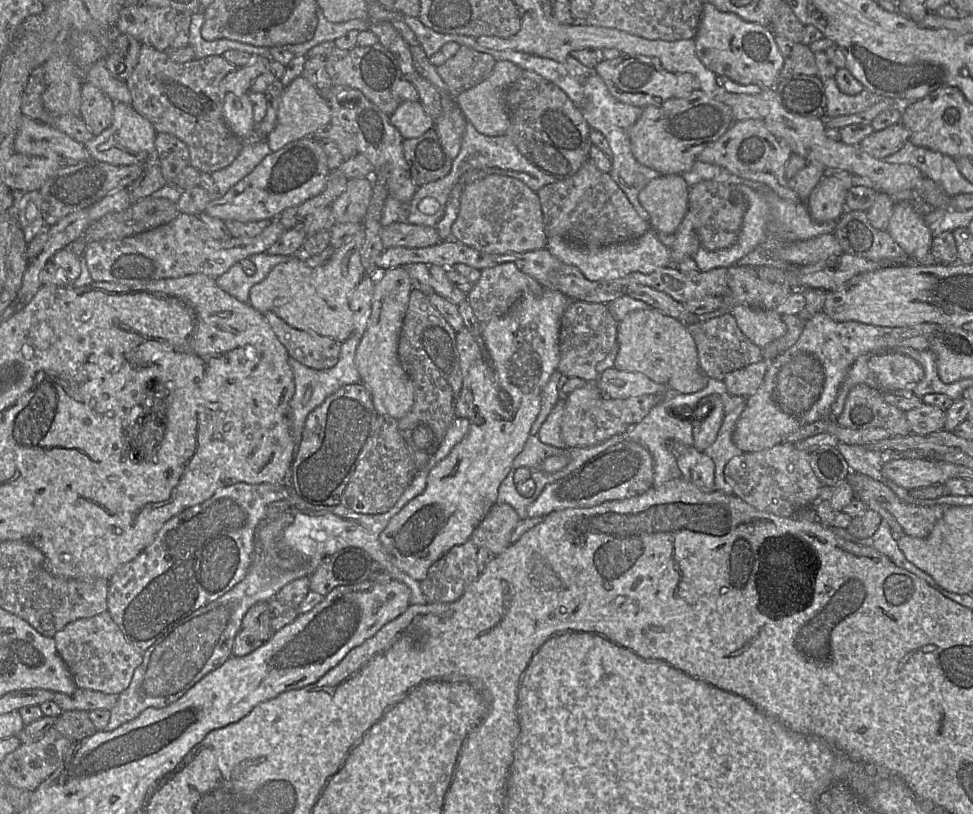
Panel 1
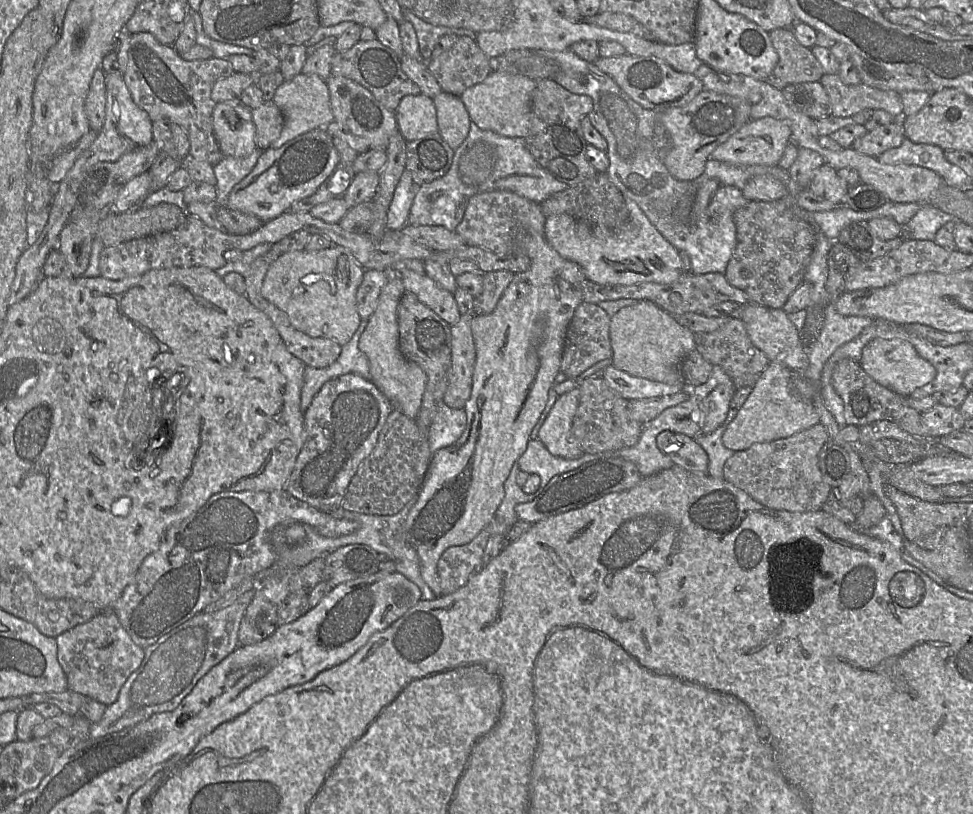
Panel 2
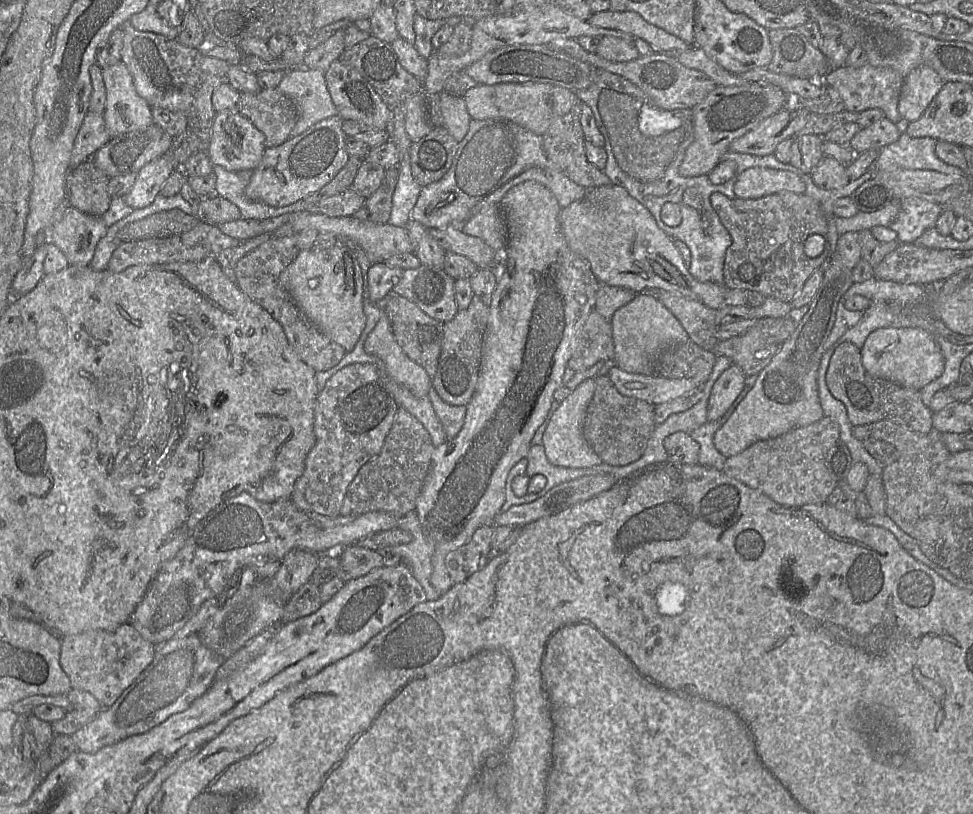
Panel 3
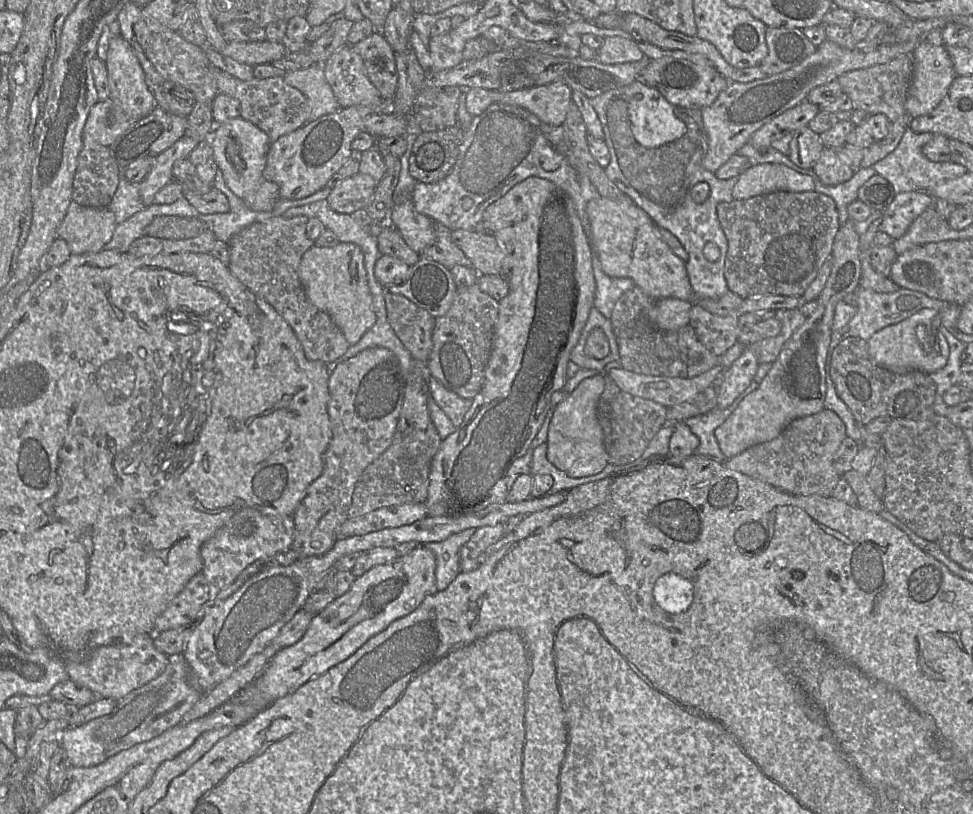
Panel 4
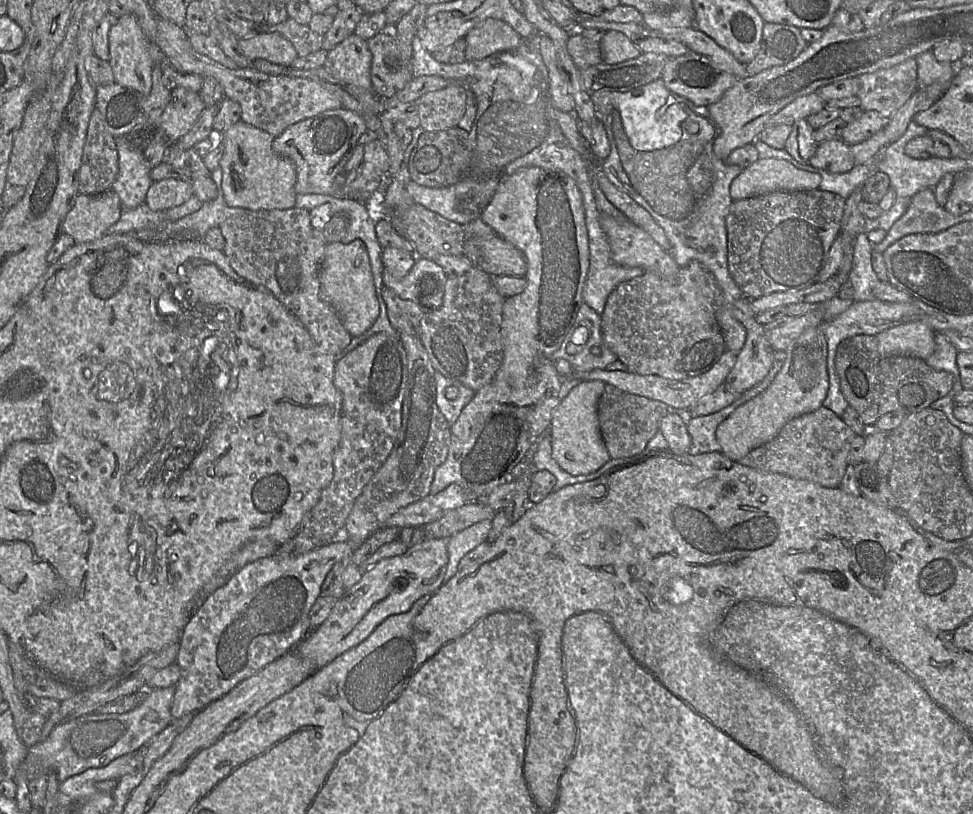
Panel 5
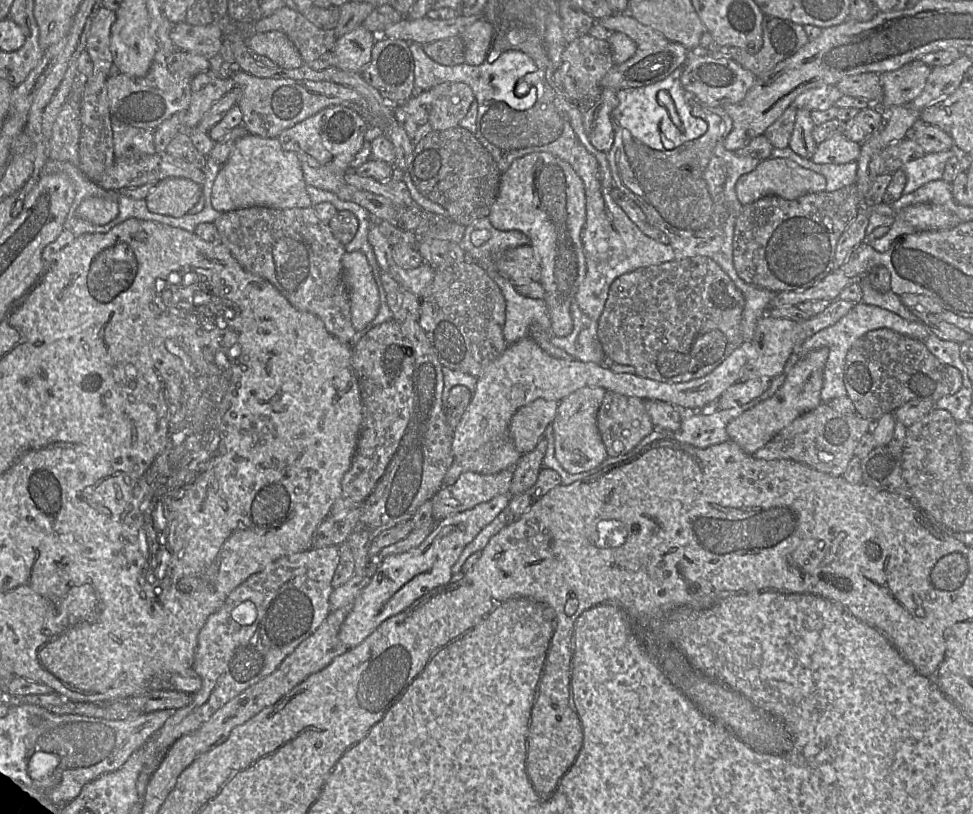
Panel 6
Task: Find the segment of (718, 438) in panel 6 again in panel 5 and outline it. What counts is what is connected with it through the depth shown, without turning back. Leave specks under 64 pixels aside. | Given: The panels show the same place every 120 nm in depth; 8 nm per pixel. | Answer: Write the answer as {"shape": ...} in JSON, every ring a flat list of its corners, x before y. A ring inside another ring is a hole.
{"shape":[[773,350,772,366,766,377,756,386,745,391,732,404,718,412,705,416,687,417,688,432,691,436,691,446,688,453,691,455,707,452,722,453,722,447,716,439,716,429,719,424,727,419,738,407,765,391,781,370,785,359,786,352,784,350]]}

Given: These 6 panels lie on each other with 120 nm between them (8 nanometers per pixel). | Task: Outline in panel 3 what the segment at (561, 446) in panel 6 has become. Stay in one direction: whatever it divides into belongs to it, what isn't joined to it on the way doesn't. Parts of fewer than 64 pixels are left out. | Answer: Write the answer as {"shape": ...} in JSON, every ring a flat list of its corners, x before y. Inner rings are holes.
{"shape":[[595,379,584,380,559,404,551,416,542,436,542,445,551,464,567,468,588,468,602,463,583,435,587,408,594,391]]}

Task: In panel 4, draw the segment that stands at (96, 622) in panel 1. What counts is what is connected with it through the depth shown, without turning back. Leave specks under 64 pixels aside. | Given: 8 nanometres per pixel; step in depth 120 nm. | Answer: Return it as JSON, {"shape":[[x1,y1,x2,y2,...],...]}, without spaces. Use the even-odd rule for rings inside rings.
{"shape":[[138,634,131,642,101,646,94,649,81,662,65,663,68,679,77,686,87,688,96,698,118,701,131,691,157,678,168,665,166,655,159,652,150,634]]}

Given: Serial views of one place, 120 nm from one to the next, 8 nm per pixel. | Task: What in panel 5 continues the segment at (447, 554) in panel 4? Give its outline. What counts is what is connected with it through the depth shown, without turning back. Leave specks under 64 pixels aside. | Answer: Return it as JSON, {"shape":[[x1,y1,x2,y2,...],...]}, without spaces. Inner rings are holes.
{"shape":[[486,519,477,522,467,529,464,529,456,535,448,538,448,564,444,576,444,582,447,582,457,574,459,571,459,563,466,554,482,542,486,541,491,528,492,519]]}

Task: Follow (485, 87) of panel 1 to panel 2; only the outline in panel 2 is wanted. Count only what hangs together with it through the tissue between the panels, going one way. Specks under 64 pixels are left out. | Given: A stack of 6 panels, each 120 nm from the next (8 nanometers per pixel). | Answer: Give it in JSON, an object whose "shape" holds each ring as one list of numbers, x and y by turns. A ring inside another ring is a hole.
{"shape":[[492,70,484,81,467,88,459,97,470,120,479,128,506,137,525,138,531,125,531,95,536,81,522,75]]}

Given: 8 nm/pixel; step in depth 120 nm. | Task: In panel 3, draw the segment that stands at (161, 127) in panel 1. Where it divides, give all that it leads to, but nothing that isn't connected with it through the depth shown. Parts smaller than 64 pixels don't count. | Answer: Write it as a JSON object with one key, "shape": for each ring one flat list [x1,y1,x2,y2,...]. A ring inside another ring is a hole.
{"shape":[[126,21,120,28,123,31,122,62,130,71,139,96,145,99,151,108,159,107,183,113,188,120,187,128,193,131,201,141,201,151,207,152,216,116,212,95,218,86,229,83,230,64,225,60,205,55,201,49,187,47,177,39,169,39,151,31,136,30,130,21]]}

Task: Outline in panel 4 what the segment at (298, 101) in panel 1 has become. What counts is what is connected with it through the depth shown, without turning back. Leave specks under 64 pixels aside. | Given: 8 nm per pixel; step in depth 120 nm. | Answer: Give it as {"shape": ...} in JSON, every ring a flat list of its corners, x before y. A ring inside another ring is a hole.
{"shape":[[314,64,306,69,287,72,283,78,289,86,298,89,307,97,312,109,308,122,342,109,325,78,321,64]]}

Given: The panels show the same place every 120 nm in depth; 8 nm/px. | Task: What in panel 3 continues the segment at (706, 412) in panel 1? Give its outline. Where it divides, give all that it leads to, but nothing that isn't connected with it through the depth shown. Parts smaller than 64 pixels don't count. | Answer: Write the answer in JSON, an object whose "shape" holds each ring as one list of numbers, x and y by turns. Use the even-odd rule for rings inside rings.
{"shape":[[737,365,725,370,713,386,707,409,708,421,720,419,744,388,746,376]]}

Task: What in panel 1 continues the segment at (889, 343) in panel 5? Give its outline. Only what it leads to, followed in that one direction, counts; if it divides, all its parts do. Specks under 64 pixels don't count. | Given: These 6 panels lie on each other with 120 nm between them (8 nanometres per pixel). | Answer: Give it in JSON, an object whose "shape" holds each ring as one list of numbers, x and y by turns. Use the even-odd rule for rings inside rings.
{"shape":[[891,351,874,354,868,367,877,379,878,390,883,393,905,389,924,377,923,367,917,361]]}

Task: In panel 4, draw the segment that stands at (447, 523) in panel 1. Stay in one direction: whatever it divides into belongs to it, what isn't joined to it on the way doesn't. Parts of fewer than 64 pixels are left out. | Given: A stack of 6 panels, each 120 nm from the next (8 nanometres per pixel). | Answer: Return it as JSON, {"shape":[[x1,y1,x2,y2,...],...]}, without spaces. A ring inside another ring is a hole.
{"shape":[[528,177,513,186,501,198,490,204,483,213,481,224,483,230,494,236,504,250,504,260,500,276,509,286,509,292,499,300,499,314,494,327,494,335,490,357,485,370,484,383,479,393,473,398,472,405,466,413,462,424,454,433,442,440,440,447,433,457,427,498,424,502,428,516,461,516,480,511,490,504,506,502,508,472,511,465,523,457,540,430,548,411,551,408,551,396,563,388,567,381,566,369,570,361,570,354,577,344,582,329,593,307,596,283,592,267,592,248,588,242,570,196,549,180,539,177]]}

